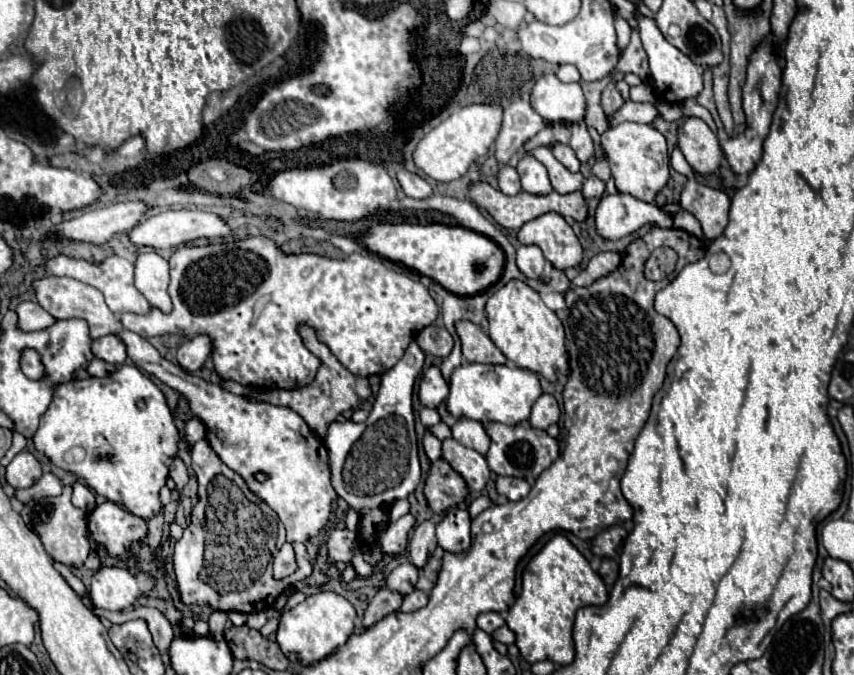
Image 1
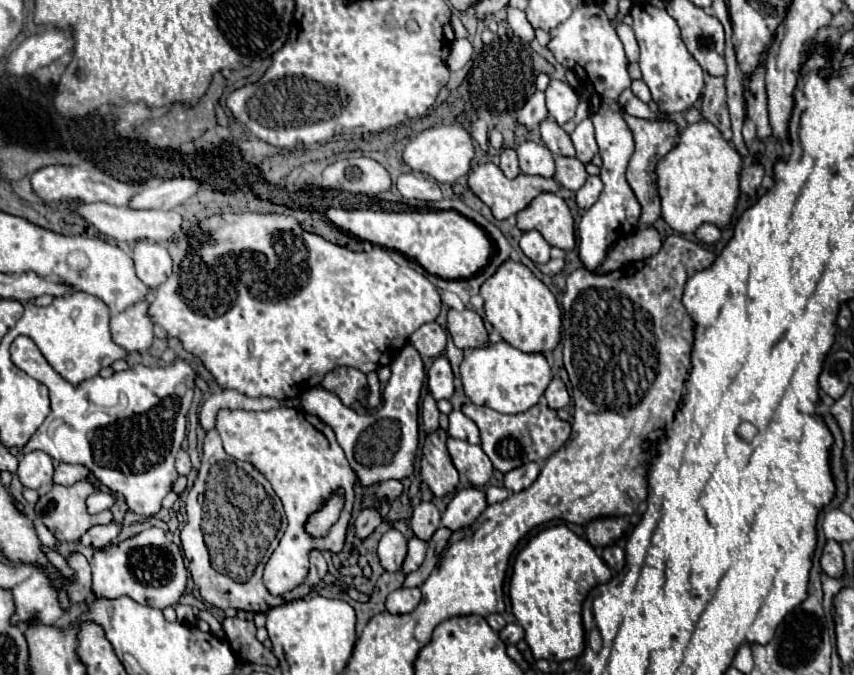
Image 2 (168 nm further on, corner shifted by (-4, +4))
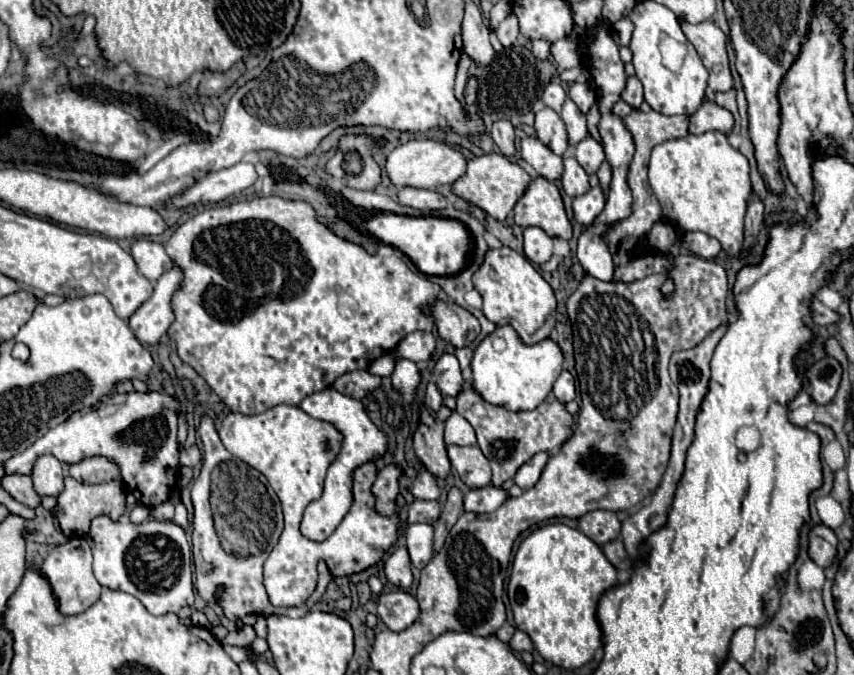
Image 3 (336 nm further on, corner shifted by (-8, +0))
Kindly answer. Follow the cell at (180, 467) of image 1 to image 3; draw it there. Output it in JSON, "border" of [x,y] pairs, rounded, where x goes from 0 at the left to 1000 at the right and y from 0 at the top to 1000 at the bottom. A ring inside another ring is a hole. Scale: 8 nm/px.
{"border":[[[224,659],[219,665],[212,665],[212,677],[210,677],[210,686],[212,689],[219,689],[219,692],[231,692],[235,683],[235,668],[231,659]]]}

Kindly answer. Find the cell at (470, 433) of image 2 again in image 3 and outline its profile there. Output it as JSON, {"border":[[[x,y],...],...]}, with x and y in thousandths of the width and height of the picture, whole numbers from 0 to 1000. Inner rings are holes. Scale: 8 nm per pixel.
{"border":[[[535,609],[521,624],[521,659],[556,659],[556,639]]]}

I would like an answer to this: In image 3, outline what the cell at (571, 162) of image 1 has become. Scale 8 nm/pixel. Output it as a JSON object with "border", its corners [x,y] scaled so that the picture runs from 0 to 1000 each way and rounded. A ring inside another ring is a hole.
{"border":[[[636,159],[633,164],[629,164],[624,188],[626,188],[633,212],[638,212],[648,227],[652,227],[652,230],[662,227],[662,221],[666,218],[662,182],[657,179],[657,173],[648,161]]]}

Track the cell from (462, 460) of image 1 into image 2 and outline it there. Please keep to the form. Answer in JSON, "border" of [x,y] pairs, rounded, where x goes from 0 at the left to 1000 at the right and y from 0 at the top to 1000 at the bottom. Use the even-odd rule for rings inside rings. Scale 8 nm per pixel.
{"border":[[[526,647],[523,665],[526,665],[526,674],[528,674],[535,698],[540,701],[540,707],[547,707],[552,713],[552,719],[556,719],[556,721],[568,721],[573,716],[573,710],[577,704],[577,689],[561,659],[552,659],[547,653]]]}

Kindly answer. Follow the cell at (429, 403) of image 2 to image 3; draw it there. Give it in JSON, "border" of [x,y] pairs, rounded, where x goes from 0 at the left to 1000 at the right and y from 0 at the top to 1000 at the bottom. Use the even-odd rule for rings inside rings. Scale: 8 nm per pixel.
{"border":[[[500,567],[500,582],[498,582],[498,600],[507,609],[512,609],[519,597],[519,585],[514,582],[512,570],[509,567]]]}

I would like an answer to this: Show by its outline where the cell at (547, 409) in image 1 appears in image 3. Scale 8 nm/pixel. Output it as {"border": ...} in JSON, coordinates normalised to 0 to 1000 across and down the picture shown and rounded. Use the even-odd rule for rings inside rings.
{"border":[[[659,550],[648,573],[648,582],[650,588],[657,594],[657,597],[666,597],[673,591],[673,561],[666,550]]]}

